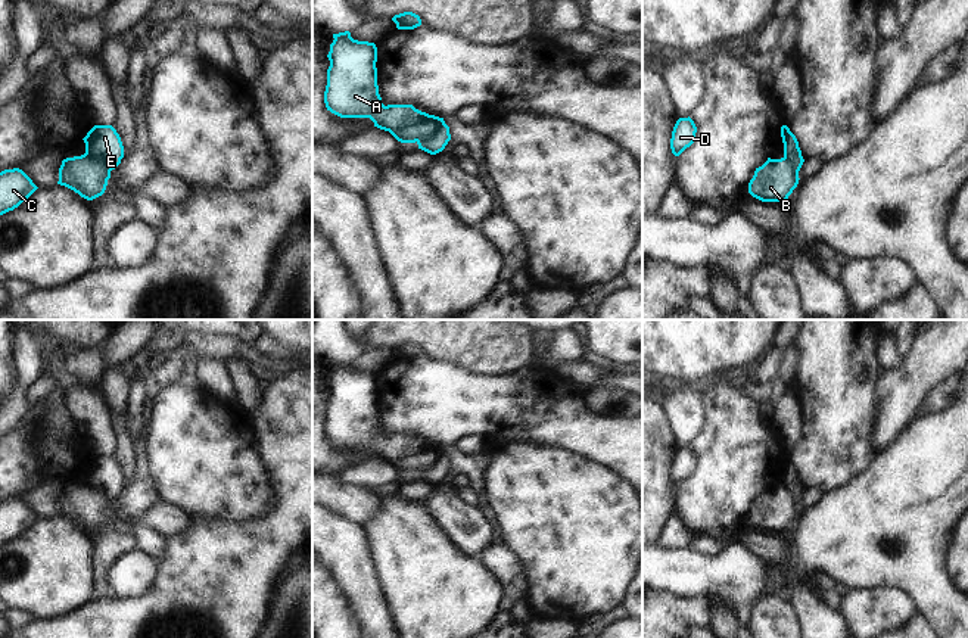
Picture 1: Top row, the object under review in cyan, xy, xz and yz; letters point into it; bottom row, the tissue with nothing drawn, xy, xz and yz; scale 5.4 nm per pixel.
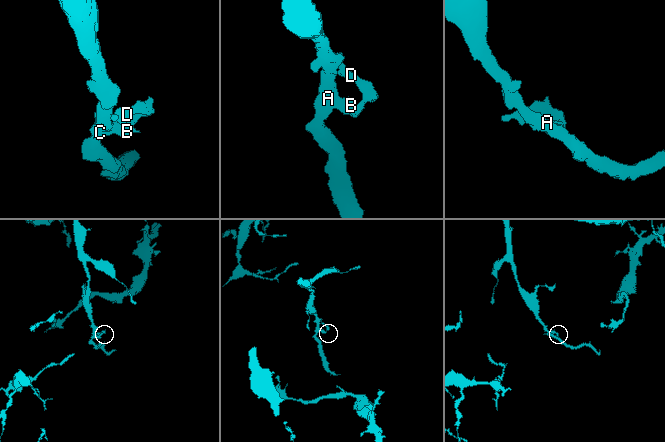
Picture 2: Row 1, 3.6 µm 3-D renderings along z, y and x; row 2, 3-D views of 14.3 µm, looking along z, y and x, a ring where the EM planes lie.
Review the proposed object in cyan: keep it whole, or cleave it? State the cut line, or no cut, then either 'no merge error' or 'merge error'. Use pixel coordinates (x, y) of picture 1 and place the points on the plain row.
xz (439, 448), (429, 464), (423, 464), (416, 470) | merge error

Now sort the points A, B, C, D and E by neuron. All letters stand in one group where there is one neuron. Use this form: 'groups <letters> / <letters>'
groups A B C / D E

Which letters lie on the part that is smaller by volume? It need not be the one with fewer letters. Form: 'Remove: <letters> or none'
Remove: D, E

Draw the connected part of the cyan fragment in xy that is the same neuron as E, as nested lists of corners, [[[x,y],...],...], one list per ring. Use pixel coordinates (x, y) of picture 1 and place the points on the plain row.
[[[94,455],[83,470],[85,483],[94,492],[100,492],[106,501],[111,502],[121,494],[124,476],[112,455]]]

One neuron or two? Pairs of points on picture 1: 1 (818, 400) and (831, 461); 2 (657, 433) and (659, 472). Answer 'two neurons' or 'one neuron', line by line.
1: one neuron
2: one neuron

